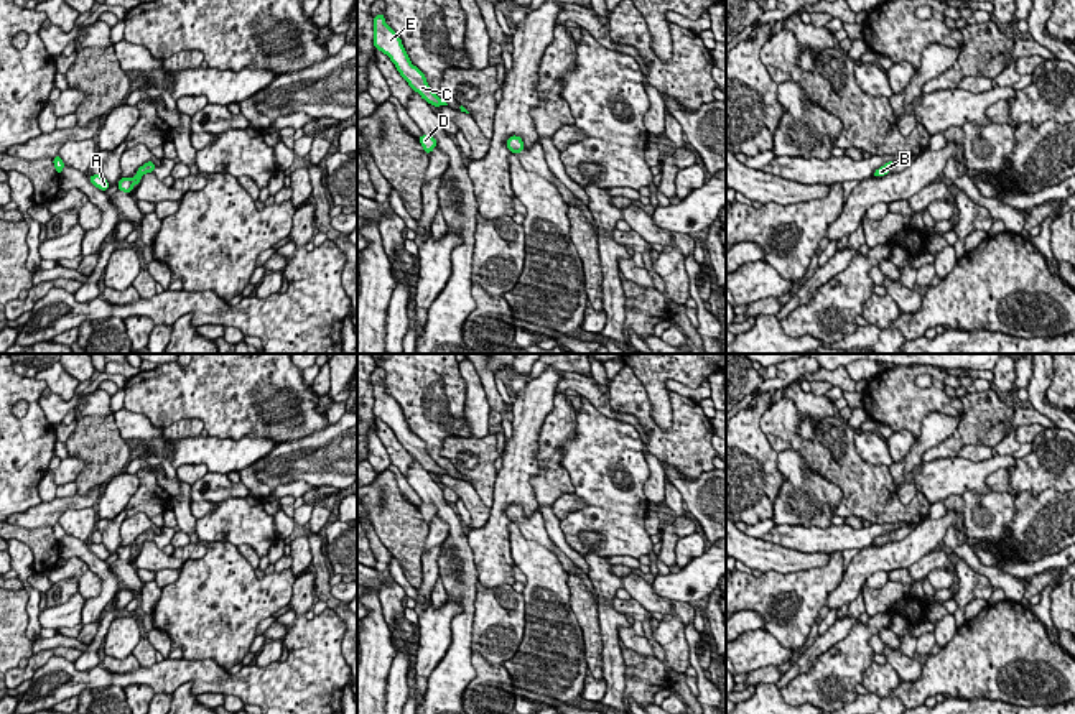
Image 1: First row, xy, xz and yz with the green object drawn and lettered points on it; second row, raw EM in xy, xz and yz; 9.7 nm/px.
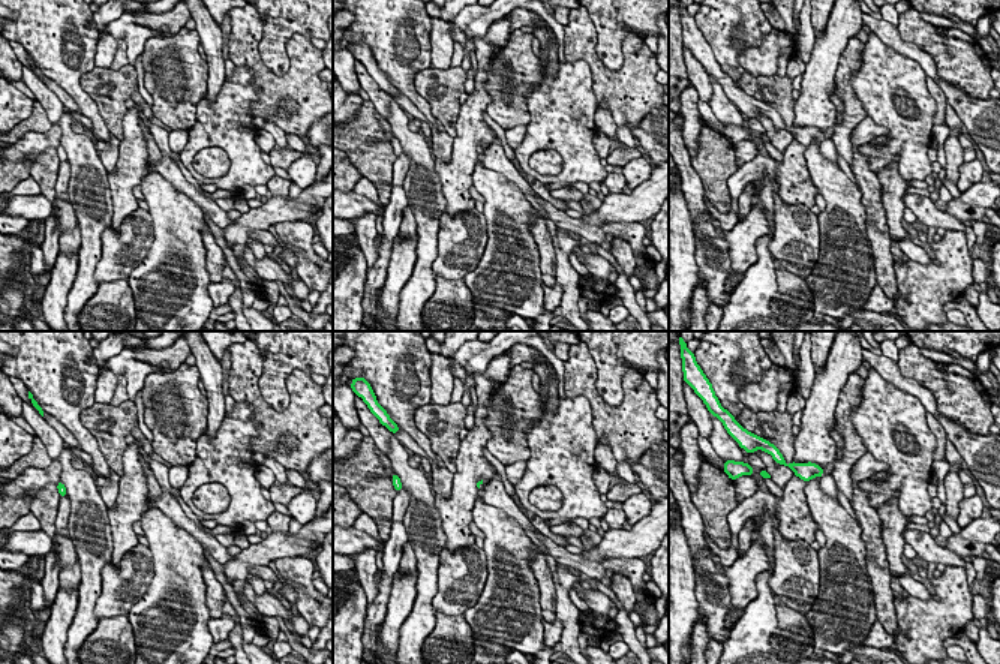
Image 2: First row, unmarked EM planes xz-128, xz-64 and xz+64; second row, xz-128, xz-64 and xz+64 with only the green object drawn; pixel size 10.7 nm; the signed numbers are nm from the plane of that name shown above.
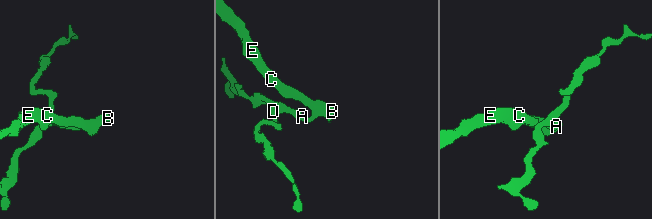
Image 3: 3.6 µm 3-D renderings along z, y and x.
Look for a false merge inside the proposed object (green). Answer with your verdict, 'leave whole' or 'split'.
leave whole

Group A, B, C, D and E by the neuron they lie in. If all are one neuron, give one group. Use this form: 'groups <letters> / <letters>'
groups A B C D E

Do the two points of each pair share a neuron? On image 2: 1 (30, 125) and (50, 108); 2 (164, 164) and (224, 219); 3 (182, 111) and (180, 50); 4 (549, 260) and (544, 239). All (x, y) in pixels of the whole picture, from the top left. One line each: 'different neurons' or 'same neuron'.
1: different neurons
2: same neuron
3: same neuron
4: same neuron

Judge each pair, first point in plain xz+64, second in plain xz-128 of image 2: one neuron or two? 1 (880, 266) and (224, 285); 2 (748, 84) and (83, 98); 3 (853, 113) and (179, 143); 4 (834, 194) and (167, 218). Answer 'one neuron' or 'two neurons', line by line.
1: two neurons
2: two neurons
3: two neurons
4: one neuron

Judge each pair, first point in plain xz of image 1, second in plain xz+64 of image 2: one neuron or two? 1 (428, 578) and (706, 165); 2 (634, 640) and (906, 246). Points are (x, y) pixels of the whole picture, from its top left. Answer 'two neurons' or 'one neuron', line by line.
1: two neurons
2: one neuron

